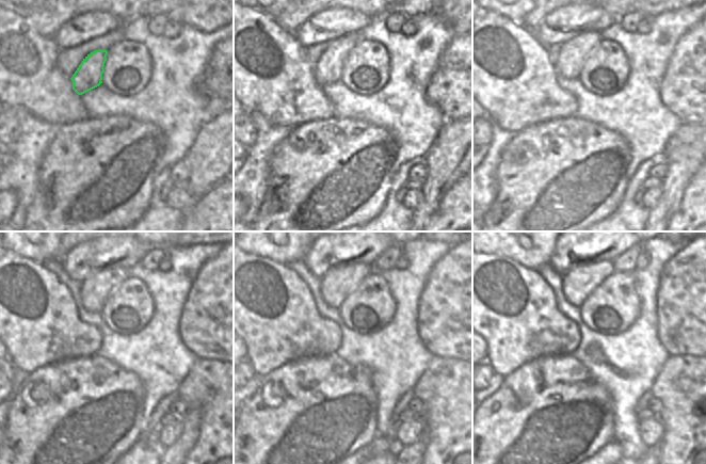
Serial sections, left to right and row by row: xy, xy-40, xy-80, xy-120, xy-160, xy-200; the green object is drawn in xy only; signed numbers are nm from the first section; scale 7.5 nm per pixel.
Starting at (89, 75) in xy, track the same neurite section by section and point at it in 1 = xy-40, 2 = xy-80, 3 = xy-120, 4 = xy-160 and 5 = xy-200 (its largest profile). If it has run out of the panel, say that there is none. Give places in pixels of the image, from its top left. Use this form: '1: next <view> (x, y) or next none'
1: next xy-40 (329, 68)
2: next xy-80 (573, 54)
3: next xy-120 (95, 290)
4: next xy-160 (338, 283)
5: next xy-200 (581, 280)

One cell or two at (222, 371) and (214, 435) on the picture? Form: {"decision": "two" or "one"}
{"decision": "one"}

